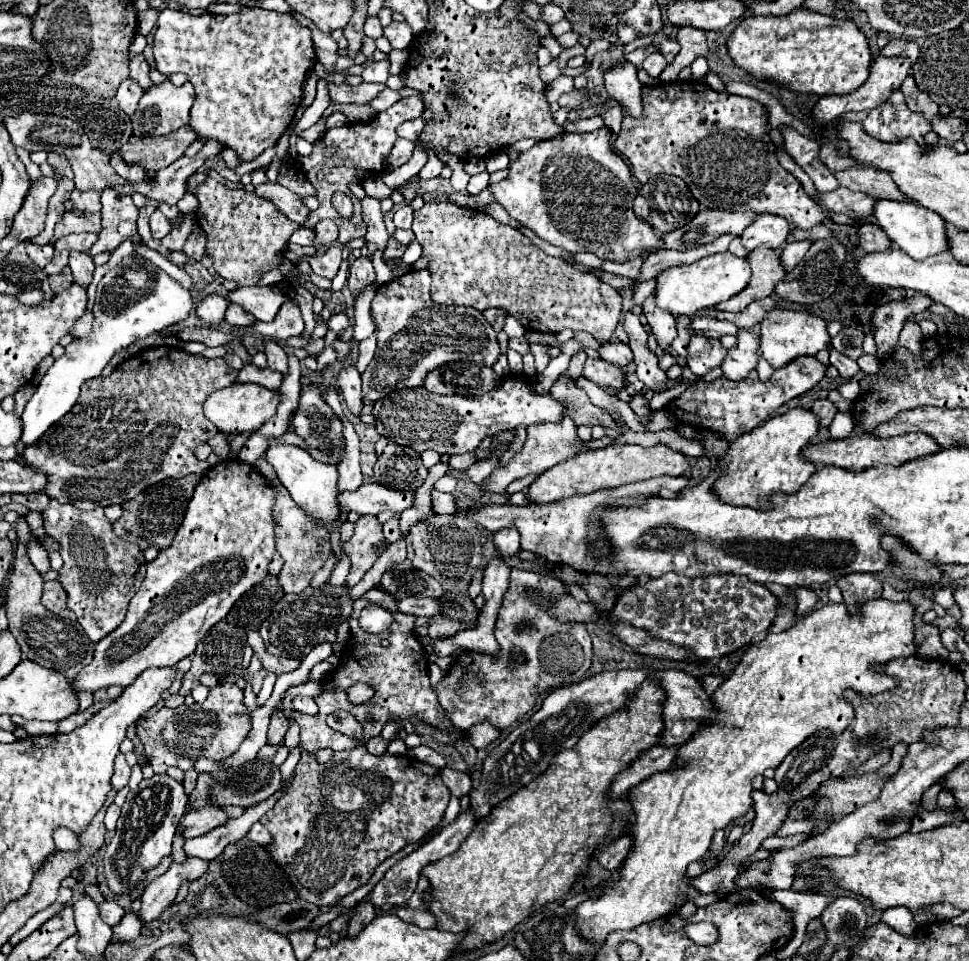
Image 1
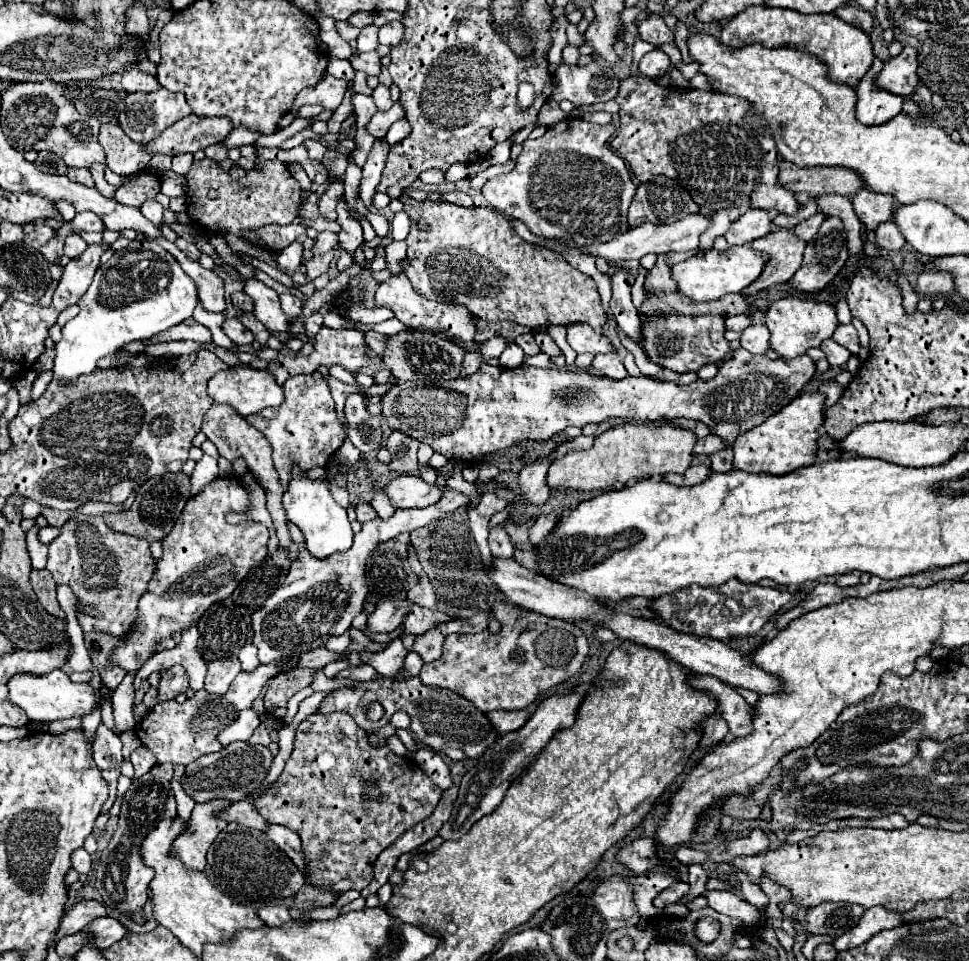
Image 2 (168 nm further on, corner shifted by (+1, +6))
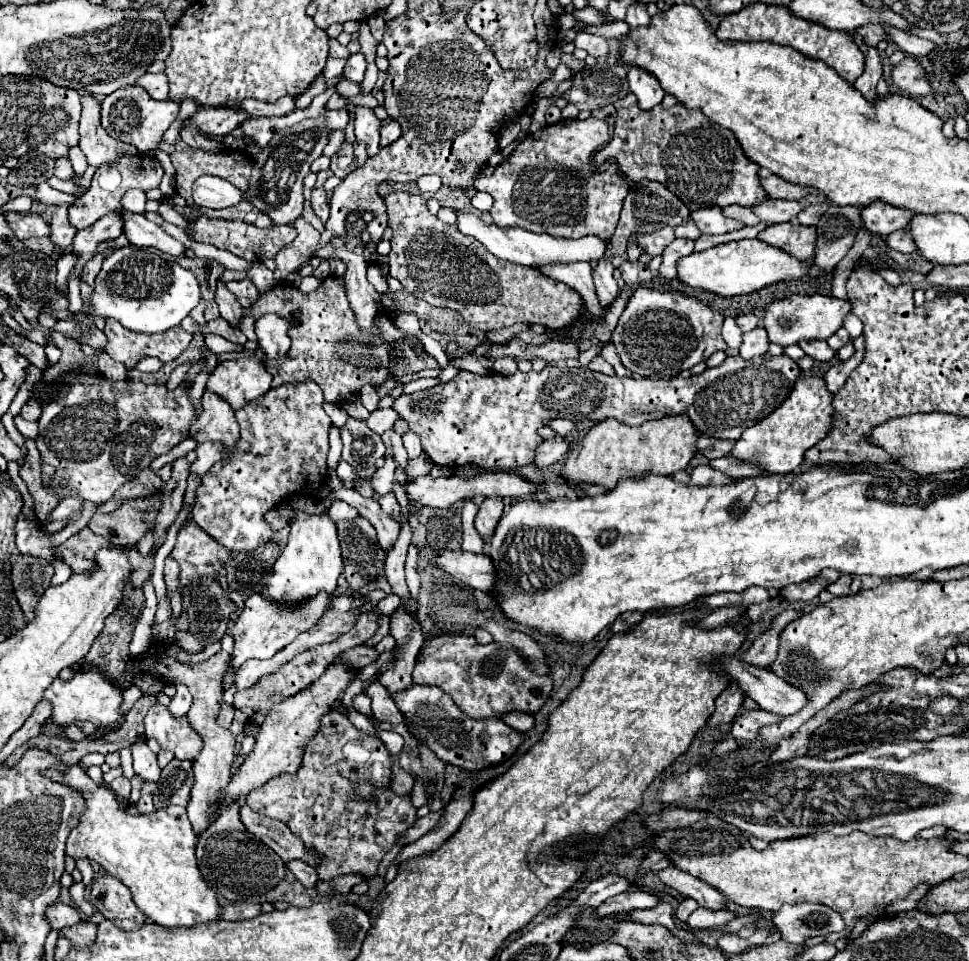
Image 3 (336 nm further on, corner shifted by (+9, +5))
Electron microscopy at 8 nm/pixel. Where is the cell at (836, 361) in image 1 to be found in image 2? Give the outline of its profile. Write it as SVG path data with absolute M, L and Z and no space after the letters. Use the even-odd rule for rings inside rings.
M826 339L826 341L820 345L820 349L826 353L826 359L828 359L828 363L830 363L832 367L842 367L842 365L846 365L846 363L848 363L848 357L852 355L850 351L846 351L842 345L834 343L832 339Z

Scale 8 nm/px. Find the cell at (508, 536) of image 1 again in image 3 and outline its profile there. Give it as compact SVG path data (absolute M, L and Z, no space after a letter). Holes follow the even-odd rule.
M556 434L554 438L544 440L544 442L536 448L536 460L534 460L534 462L536 462L538 466L546 468L546 466L554 464L556 460L564 458L566 452L568 452L568 442L566 442L562 436Z

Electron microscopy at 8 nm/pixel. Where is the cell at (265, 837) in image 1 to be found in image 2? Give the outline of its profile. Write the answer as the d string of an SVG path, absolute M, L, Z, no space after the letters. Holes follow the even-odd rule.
M268 825L264 833L270 837L270 841L274 841L296 863L298 869L304 867L302 849L300 849L300 837L292 829L280 827L280 825Z

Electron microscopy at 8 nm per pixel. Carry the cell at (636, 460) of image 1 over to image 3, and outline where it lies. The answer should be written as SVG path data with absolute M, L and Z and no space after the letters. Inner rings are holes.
M686 414L662 416L660 420L650 420L640 426L626 426L618 420L602 420L592 426L584 440L580 440L568 454L564 464L564 478L586 484L600 484L612 490L620 478L640 478L644 474L672 476L684 470L696 454L698 430Z

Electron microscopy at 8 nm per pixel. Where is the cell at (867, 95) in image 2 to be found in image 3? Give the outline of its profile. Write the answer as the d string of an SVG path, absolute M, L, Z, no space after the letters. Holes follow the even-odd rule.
M852 32L850 34L852 40L858 44L858 48L864 52L864 58L866 58L866 66L864 66L864 72L862 76L858 76L858 80L852 84L856 90L862 92L862 96L866 100L874 100L876 98L876 84L882 76L882 64L880 64L880 56L878 56L878 50L872 48L872 46L866 46L866 42L860 38L860 34Z

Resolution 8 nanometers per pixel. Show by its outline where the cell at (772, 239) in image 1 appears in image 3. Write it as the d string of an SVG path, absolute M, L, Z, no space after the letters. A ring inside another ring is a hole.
M708 206L690 214L692 222L702 230L702 234L726 234L742 228L742 222L722 216L720 206Z

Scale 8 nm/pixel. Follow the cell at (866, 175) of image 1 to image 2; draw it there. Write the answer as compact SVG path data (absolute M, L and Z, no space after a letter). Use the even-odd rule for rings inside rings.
M780 159L780 185L794 193L808 193L818 197L822 193L840 193L852 195L862 189L862 177L854 173L854 169L830 169L830 167L814 167L800 169L798 165L790 165L790 161Z

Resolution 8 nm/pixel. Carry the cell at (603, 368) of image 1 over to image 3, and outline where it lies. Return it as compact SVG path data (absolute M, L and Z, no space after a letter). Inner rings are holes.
M596 356L596 358L588 364L588 368L594 370L594 372L602 372L602 374L606 374L606 376L614 376L614 368L612 368L602 356Z

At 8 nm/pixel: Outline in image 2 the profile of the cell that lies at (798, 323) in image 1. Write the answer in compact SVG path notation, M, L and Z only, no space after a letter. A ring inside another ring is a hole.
M784 297L774 301L766 311L766 327L770 329L770 349L778 353L778 357L792 359L806 353L810 347L820 347L820 343L832 337L838 327L838 319L832 305L816 303L798 297Z

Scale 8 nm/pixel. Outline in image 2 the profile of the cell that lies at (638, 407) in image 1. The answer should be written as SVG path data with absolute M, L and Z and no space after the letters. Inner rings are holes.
M736 349L734 357L724 361L718 369L716 377L702 381L696 379L690 385L676 385L670 381L654 381L648 377L626 377L620 381L608 377L590 377L588 373L572 373L566 369L538 369L538 367L492 367L482 363L482 367L464 379L442 381L442 383L426 383L426 381L406 381L396 383L388 393L384 393L380 405L382 415L390 429L402 431L420 443L430 445L436 453L442 453L448 459L464 459L474 461L488 453L494 453L504 447L512 447L524 439L550 439L552 435L564 431L568 425L584 427L588 423L604 423L612 417L626 417L638 421L654 421L654 419L674 419L686 417L694 421L702 421L710 427L710 431L732 445L740 433L750 431L760 425L766 417L774 415L782 407L786 407L800 389L812 379L816 371L814 361L808 355L796 359L766 359L764 355L752 355L746 349Z

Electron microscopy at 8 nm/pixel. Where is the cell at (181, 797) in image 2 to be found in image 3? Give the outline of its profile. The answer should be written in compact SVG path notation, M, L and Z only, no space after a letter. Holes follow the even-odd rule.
M144 742L134 744L130 748L130 752L132 752L132 758L134 758L134 772L138 776L142 776L144 780L156 782L160 778L160 766L156 762L156 754Z

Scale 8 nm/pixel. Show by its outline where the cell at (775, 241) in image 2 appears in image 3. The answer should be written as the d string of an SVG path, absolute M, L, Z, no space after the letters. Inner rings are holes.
M794 222L784 224L772 224L766 230L758 234L760 240L764 240L770 246L782 248L790 256L796 256L798 260L808 260L814 256L814 240L816 240L816 228L814 226L802 226Z

